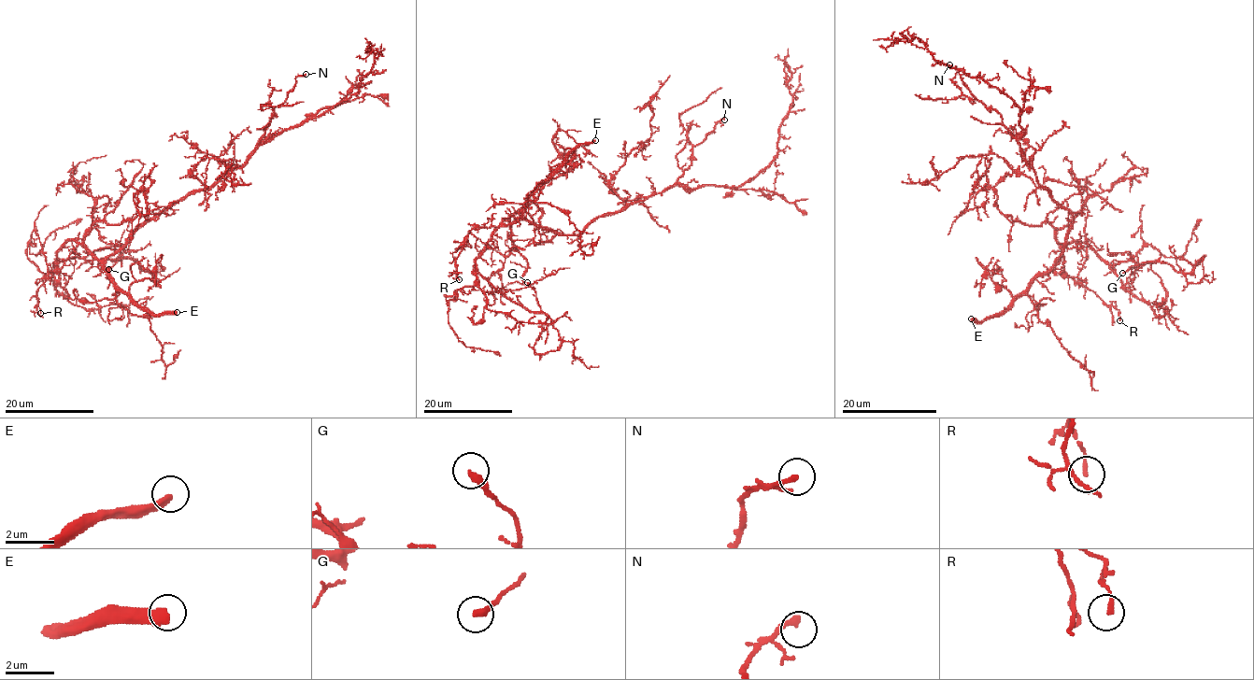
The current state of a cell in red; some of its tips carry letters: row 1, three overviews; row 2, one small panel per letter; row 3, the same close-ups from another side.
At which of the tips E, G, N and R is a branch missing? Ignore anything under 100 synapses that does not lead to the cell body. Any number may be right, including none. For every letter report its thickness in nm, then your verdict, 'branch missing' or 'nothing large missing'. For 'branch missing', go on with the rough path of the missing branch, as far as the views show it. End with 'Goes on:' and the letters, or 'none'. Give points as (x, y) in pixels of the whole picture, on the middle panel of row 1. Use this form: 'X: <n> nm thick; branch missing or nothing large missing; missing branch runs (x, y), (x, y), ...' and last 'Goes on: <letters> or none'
E: 360 nm thick; branch missing
G: 260 nm thick; nothing large missing
N: 240 nm thick; nothing large missing
R: 140 nm thick; nothing large missing
Goes on: E

